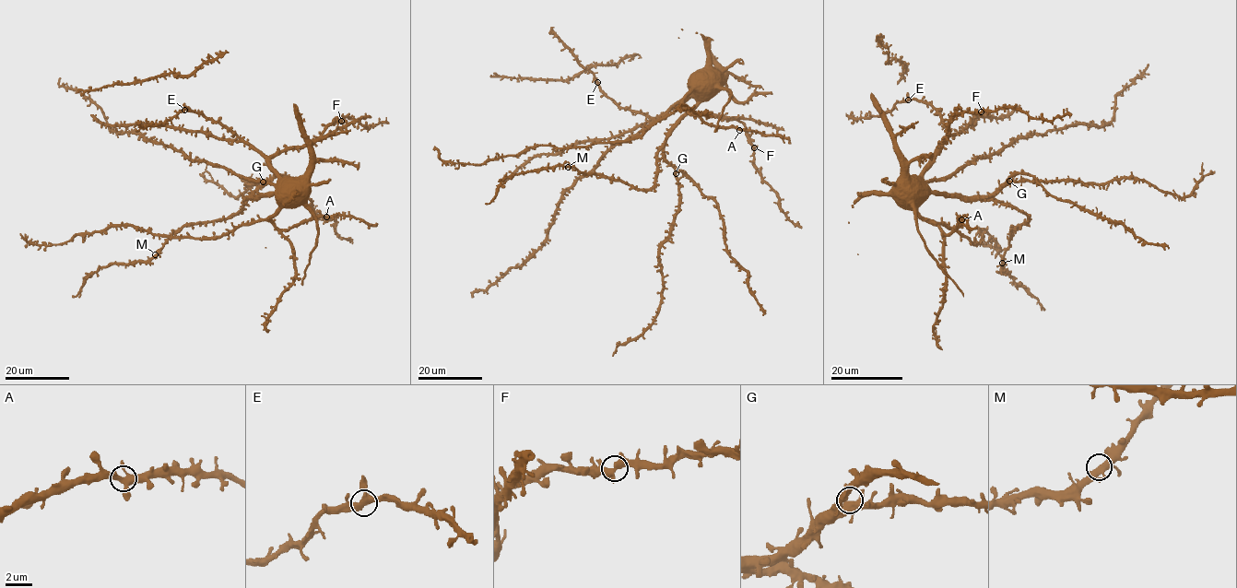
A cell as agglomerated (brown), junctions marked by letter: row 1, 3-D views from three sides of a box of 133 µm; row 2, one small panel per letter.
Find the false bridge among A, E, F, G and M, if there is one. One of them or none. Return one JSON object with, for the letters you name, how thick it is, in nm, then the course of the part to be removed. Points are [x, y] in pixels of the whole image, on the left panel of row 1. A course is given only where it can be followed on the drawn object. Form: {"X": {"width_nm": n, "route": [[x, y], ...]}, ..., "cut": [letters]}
{"cut": []}

